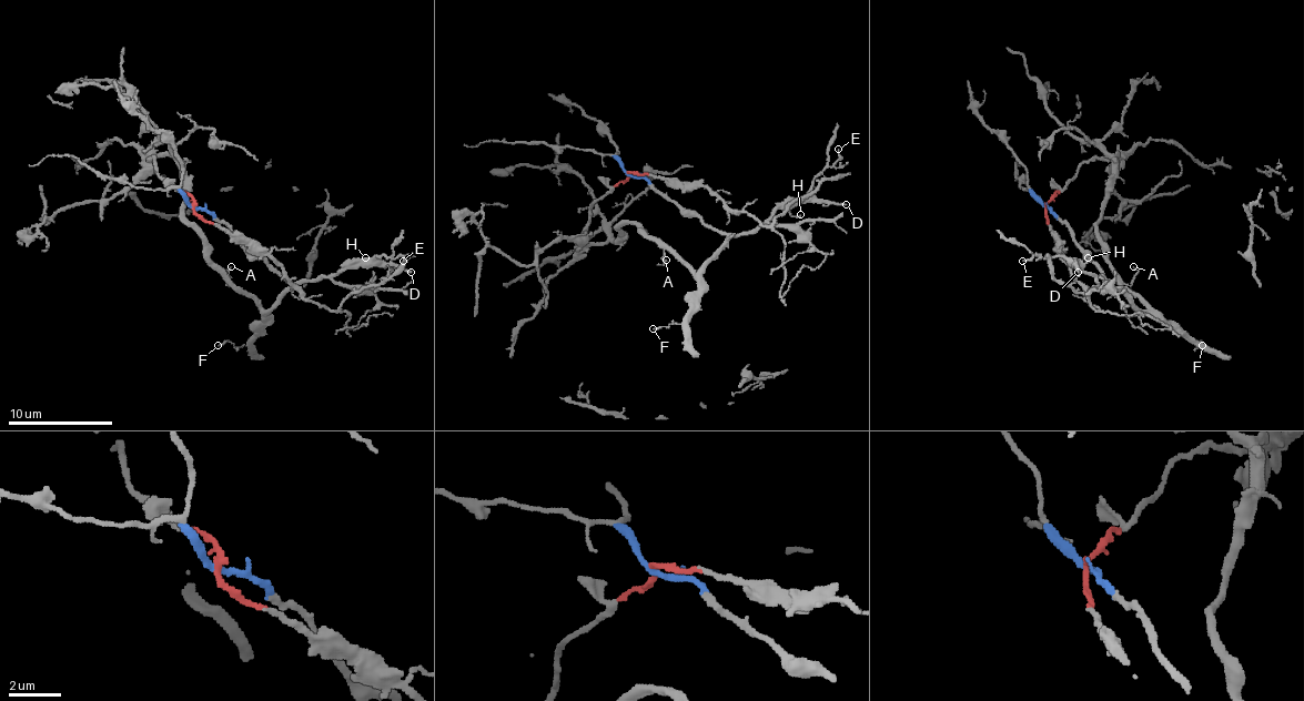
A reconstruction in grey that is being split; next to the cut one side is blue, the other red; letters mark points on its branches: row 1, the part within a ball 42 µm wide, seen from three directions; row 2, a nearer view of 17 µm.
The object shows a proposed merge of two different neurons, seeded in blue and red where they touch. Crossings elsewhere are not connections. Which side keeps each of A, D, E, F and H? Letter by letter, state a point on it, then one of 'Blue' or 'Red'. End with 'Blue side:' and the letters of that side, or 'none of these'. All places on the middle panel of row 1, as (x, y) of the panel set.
A: Place: (666, 260). Blue
D: Place: (846, 204). Blue
E: Place: (838, 149). Blue
F: Place: (653, 328). Blue
H: Place: (800, 214). Blue
Blue side: A, D, E, F, H

